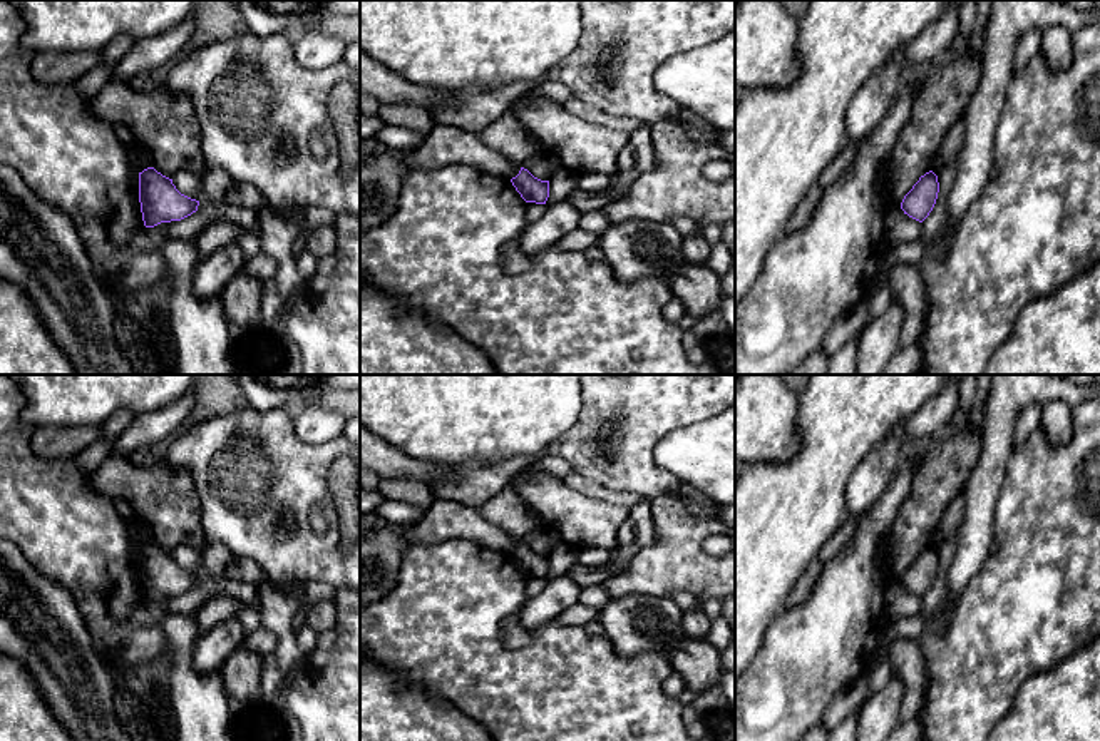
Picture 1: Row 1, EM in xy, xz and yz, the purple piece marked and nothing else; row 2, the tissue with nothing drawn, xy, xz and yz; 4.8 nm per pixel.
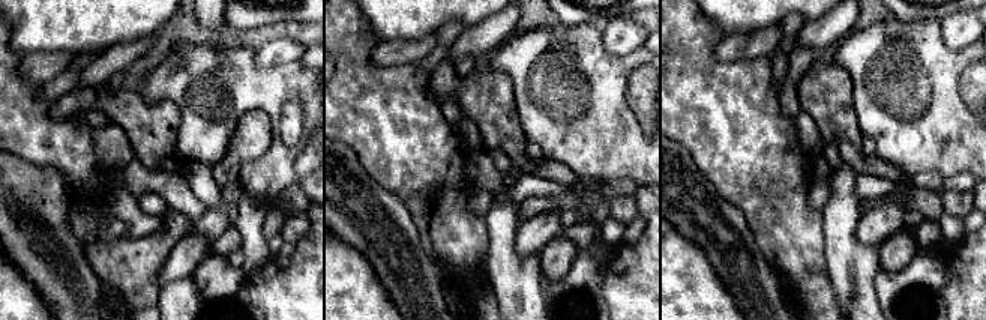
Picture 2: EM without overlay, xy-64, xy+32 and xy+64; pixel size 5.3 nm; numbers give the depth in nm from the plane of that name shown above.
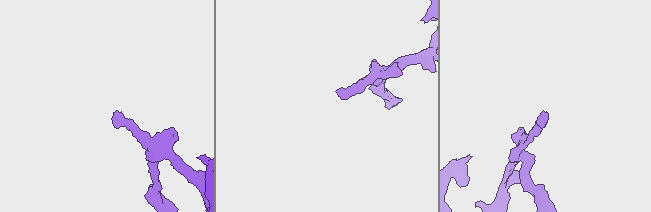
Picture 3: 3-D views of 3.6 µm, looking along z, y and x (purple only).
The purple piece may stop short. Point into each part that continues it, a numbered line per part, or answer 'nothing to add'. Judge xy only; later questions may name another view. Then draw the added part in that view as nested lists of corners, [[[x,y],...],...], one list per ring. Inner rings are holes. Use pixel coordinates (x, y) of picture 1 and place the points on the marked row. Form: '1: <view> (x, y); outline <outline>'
nothing to add

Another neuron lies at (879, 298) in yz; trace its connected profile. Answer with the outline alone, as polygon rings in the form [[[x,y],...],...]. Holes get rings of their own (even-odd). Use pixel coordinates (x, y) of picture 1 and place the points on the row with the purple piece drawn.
[[[876,283],[864,299],[867,303],[869,321],[879,316],[892,303],[892,299],[889,283]]]

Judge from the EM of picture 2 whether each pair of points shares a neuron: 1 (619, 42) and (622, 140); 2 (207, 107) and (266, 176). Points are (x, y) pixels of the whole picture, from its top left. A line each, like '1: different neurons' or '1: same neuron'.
1: different neurons
2: same neuron

